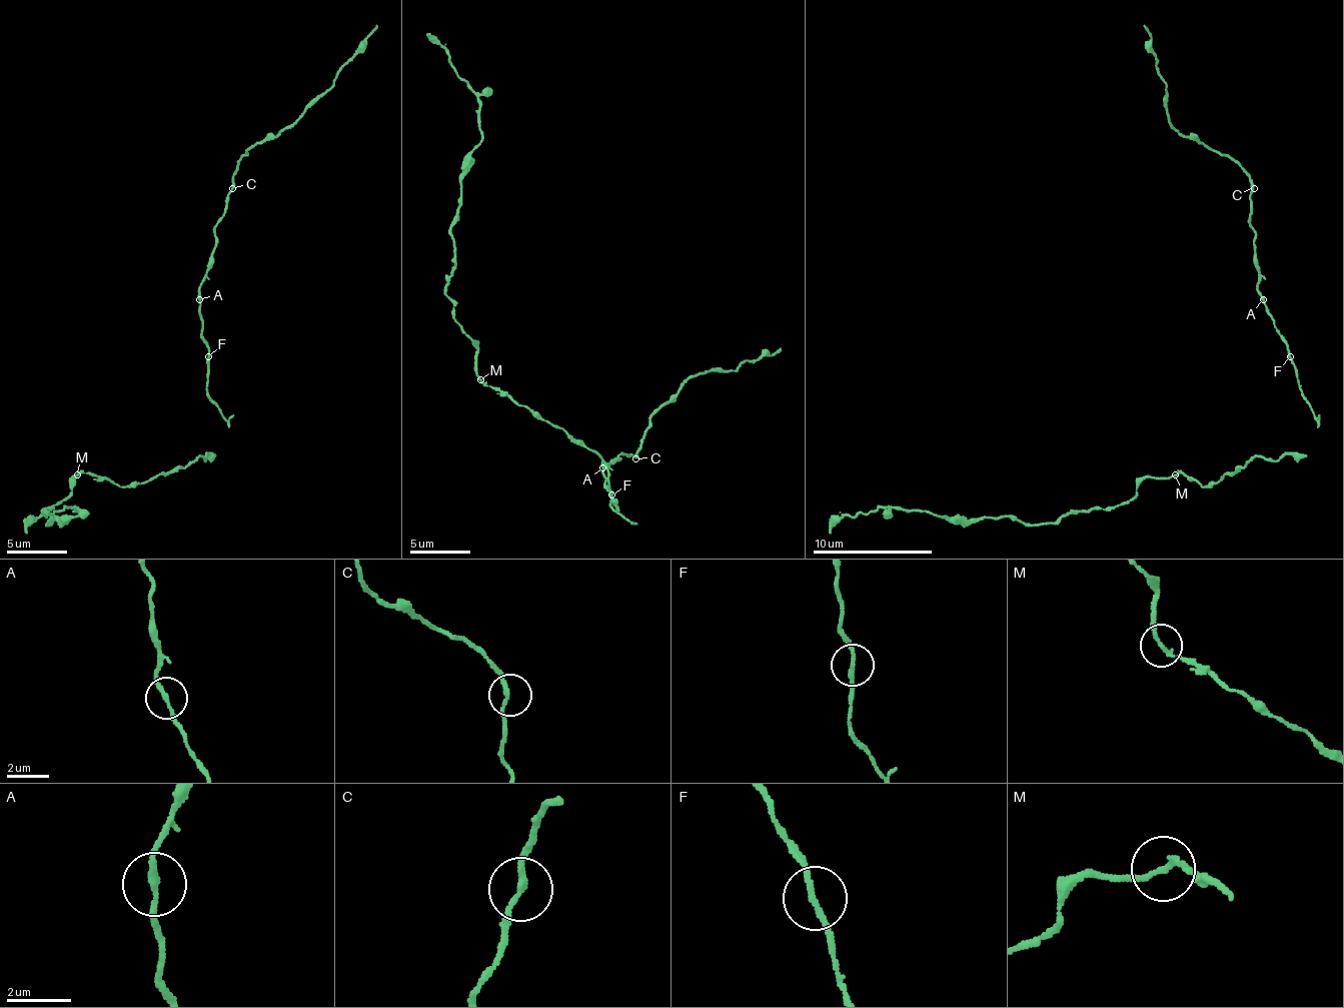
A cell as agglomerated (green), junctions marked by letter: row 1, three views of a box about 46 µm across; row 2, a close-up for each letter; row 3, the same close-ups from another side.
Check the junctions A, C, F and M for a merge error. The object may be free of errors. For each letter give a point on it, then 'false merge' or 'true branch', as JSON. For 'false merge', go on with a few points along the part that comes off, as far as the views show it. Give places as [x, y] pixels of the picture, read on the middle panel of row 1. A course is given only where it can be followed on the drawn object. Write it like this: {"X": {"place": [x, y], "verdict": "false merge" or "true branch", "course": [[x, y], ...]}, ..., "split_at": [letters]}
{"A": {"place": [602, 467], "verdict": "true branch"}, "C": {"place": [635, 458], "verdict": "true branch"}, "F": {"place": [611, 494], "verdict": "true branch"}, "M": {"place": [480, 379], "verdict": "true branch"}, "split_at": []}

